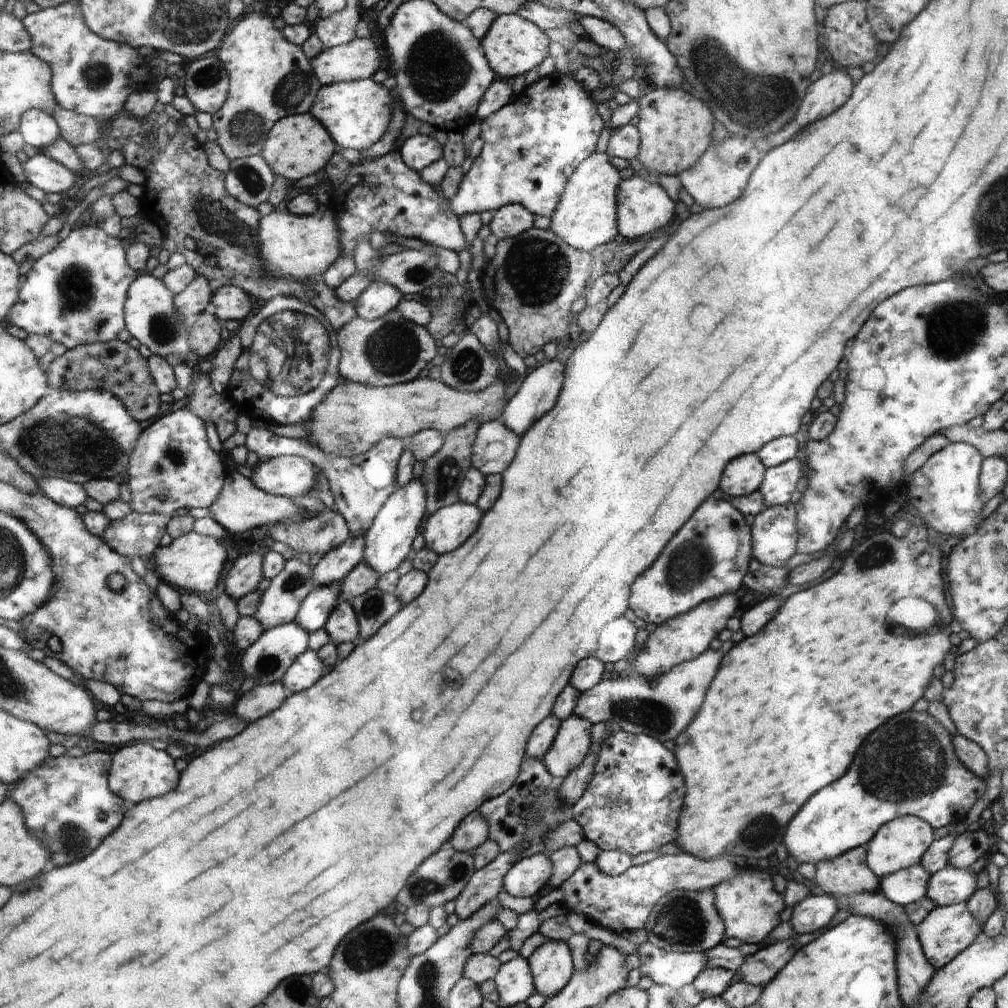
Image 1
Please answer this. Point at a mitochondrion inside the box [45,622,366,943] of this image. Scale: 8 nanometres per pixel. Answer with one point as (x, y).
(73, 840)

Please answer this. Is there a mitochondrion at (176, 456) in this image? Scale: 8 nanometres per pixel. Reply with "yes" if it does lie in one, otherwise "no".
yes

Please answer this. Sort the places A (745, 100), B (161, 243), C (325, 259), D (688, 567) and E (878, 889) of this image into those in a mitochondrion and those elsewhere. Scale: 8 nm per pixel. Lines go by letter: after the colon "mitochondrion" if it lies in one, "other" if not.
A: mitochondrion
B: other
C: other
D: mitochondrion
E: other

